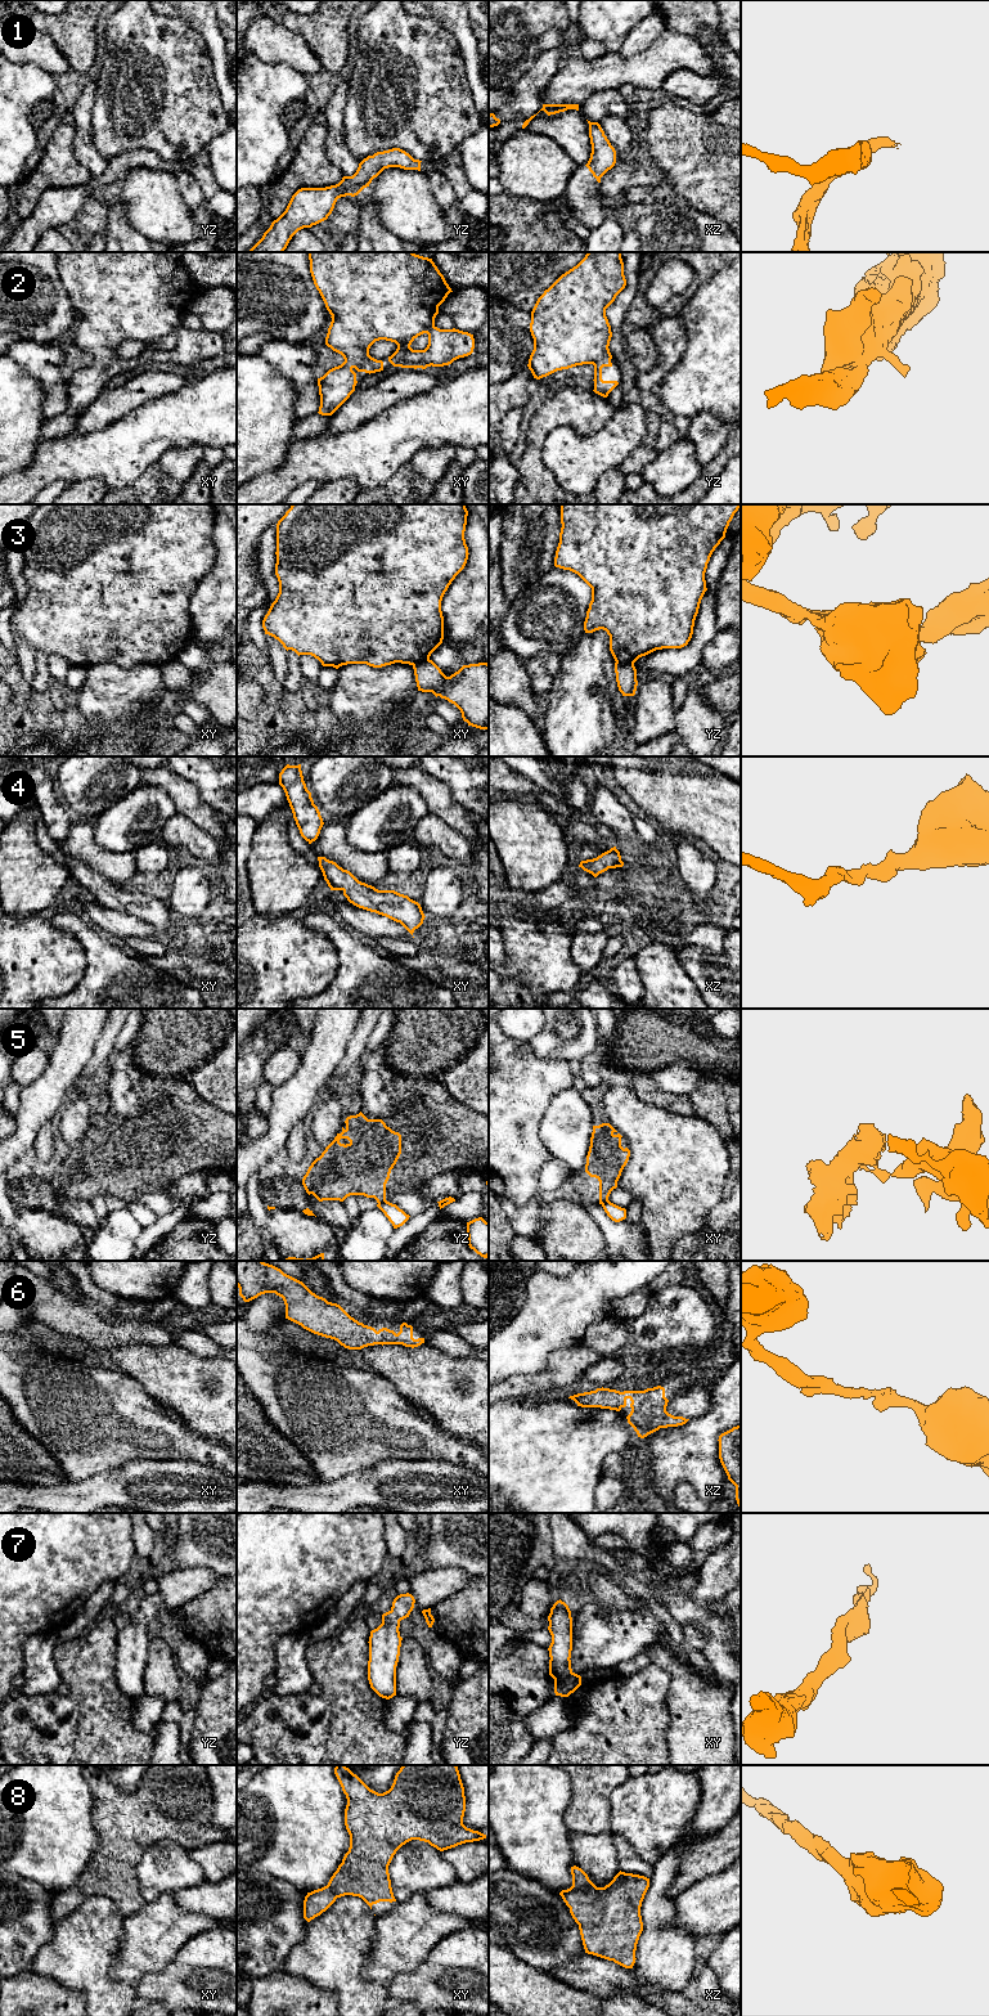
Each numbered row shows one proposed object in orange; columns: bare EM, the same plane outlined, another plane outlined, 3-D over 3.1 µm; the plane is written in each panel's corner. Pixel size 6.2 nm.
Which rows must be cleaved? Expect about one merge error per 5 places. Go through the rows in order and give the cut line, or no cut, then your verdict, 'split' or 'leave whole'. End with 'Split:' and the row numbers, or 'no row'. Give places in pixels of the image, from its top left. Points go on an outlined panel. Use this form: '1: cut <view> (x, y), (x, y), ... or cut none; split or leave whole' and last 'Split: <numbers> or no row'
1: cut none; leave whole
2: cut none; leave whole
3: cut yz (616, 660), (633, 664); split
4: cut none; leave whole
5: cut yz (386, 1200), (378, 1203); split
6: cut none; leave whole
7: cut none; leave whole
8: cut none; leave whole
Split: 3, 5

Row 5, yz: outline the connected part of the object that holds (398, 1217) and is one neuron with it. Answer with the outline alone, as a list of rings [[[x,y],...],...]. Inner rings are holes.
[[[387,1200],[378,1203],[377,1207],[385,1213],[385,1216],[392,1223],[394,1229],[403,1226],[410,1217],[403,1209],[400,1209],[396,1204],[392,1204]]]

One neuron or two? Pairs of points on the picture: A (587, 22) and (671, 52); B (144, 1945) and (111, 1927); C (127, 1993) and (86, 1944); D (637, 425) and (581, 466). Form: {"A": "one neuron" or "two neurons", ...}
{"A": "two neurons", "B": "two neurons", "C": "one neuron", "D": "one neuron"}

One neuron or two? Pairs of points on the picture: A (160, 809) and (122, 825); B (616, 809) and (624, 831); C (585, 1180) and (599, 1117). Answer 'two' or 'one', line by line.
A: one
B: one
C: one

